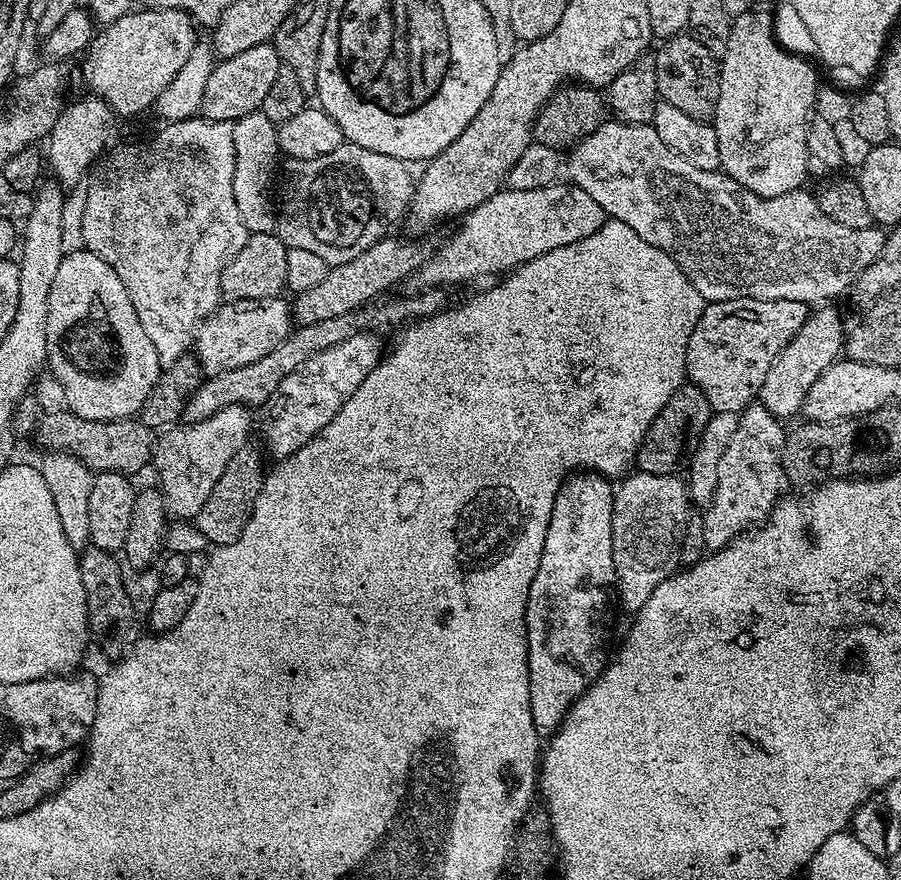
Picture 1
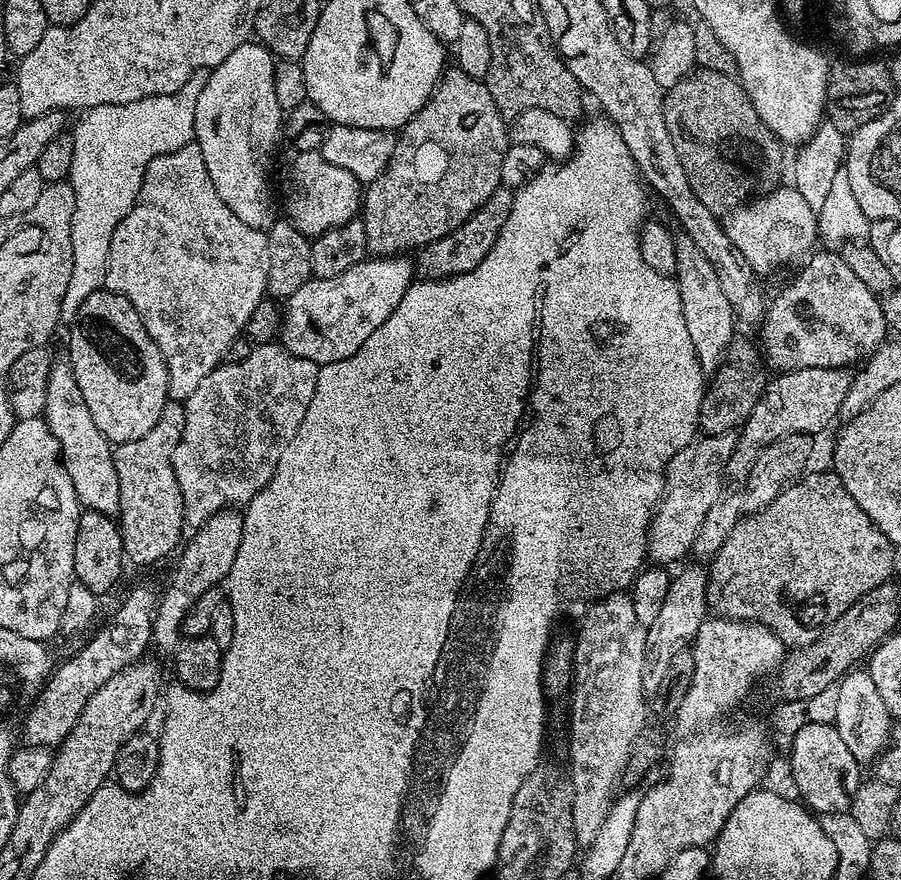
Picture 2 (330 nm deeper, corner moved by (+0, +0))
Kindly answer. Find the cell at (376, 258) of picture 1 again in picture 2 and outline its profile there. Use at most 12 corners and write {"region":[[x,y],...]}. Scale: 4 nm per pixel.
{"region":[[449,67],[363,189],[368,252],[449,236],[501,187],[505,113]]}

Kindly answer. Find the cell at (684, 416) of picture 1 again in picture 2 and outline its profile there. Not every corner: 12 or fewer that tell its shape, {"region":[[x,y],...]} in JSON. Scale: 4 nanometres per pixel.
{"region":[[740,334],[705,387],[698,428],[739,429],[767,388],[761,353]]}

